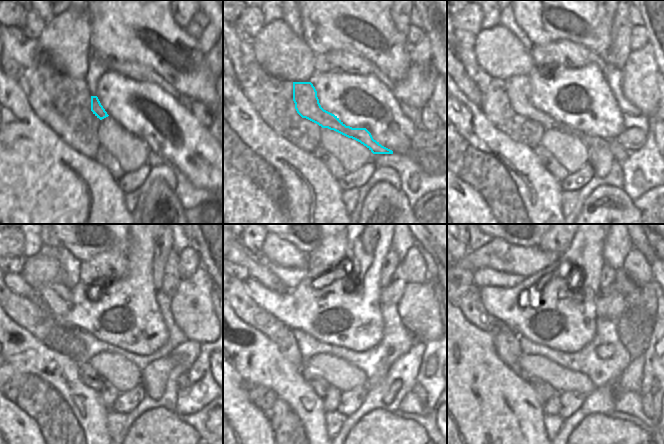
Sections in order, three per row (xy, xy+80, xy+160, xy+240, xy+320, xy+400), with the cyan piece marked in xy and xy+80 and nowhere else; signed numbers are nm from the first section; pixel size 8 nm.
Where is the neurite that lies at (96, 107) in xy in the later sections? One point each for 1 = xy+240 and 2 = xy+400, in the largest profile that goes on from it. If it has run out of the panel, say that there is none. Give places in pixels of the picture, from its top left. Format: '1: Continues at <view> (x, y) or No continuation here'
1: Continues at xy+240 (58, 299)
2: Continues at xy+400 (467, 250)

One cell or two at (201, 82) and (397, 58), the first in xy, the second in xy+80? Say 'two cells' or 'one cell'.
one cell

